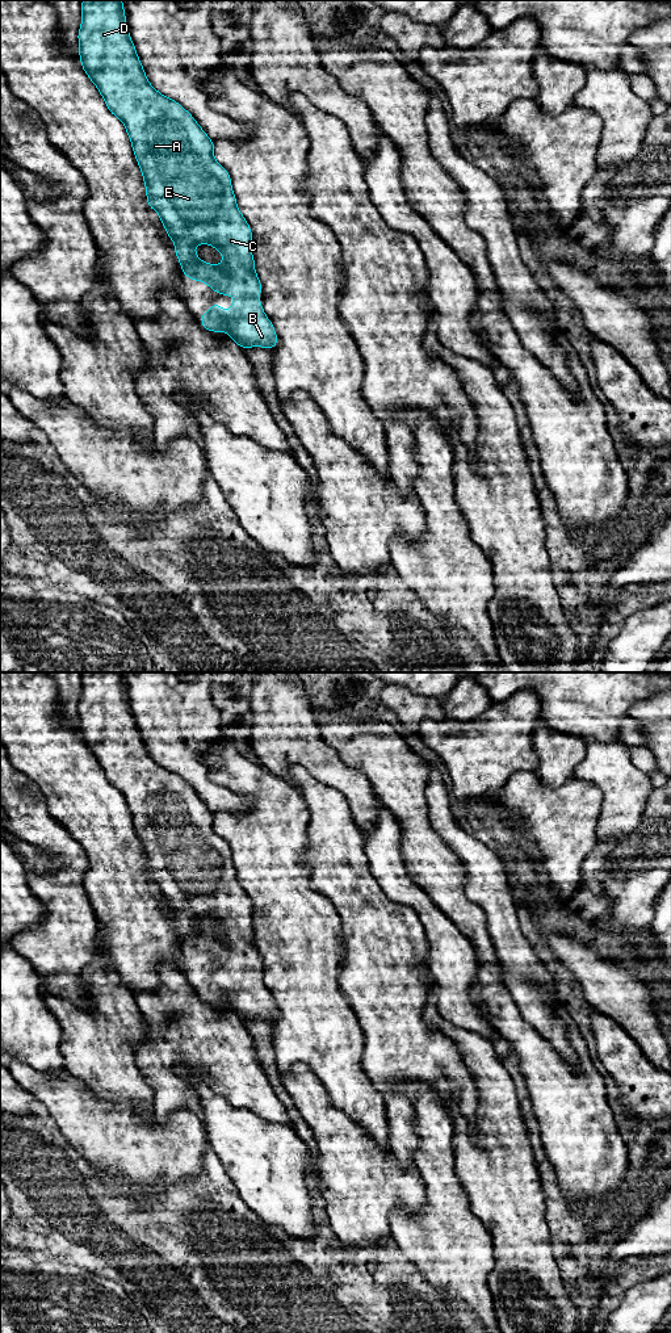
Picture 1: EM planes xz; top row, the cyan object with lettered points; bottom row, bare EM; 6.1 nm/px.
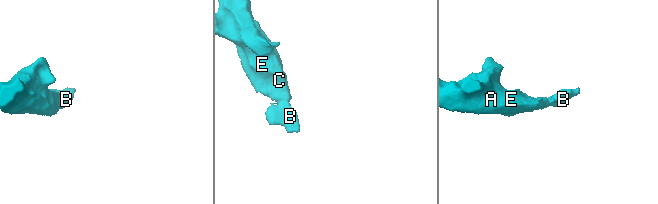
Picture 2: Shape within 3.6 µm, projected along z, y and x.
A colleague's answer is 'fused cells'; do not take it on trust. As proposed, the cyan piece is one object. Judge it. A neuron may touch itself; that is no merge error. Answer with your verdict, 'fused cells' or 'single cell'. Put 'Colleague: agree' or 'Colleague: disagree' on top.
Colleague: disagree
single cell

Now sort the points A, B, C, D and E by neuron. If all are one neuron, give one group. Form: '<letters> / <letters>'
A B C D E

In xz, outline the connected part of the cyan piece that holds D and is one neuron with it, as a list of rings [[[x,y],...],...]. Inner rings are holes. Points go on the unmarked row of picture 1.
[[[83,672],[77,713],[81,741],[98,762],[109,784],[125,798],[143,848],[147,876],[151,883],[158,884],[167,907],[172,911],[184,948],[205,955],[217,967],[236,971],[228,982],[221,981],[219,976],[214,973],[211,981],[201,988],[201,998],[211,1005],[227,1005],[242,1022],[274,1020],[278,1015],[276,1002],[264,985],[263,976],[256,971],[263,967],[263,959],[255,942],[252,902],[236,877],[230,846],[214,831],[214,813],[181,776],[162,767],[150,756],[129,707],[122,672]],[[196,917],[214,919],[223,929],[223,935],[202,934],[196,926]]]

